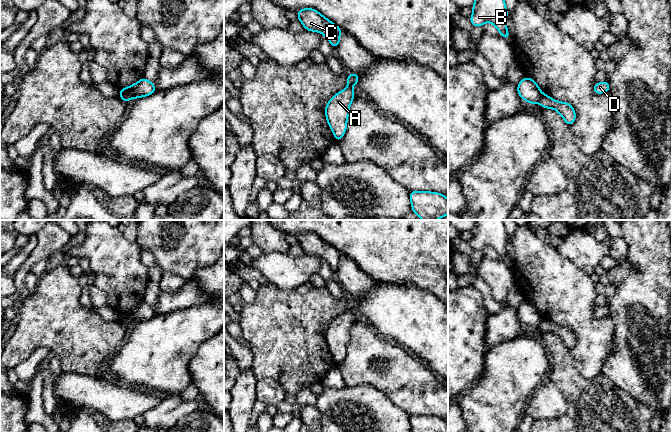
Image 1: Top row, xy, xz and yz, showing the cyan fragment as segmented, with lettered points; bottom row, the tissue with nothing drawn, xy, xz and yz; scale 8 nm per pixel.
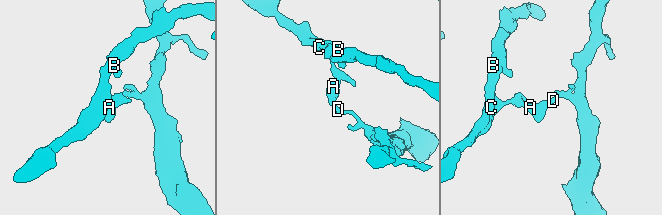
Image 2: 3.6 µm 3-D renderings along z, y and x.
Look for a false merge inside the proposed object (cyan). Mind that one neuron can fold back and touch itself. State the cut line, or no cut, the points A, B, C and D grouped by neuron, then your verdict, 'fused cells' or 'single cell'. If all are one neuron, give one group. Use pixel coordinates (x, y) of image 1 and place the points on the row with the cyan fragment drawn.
cut in yz along (542, 94), (538, 102); A D / B C; fused cells

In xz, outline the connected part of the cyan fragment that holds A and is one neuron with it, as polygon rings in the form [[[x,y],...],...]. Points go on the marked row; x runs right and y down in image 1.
[[[348,87],[335,94],[325,107],[325,116],[336,142],[340,141],[346,132],[349,107],[354,98],[354,91]]]

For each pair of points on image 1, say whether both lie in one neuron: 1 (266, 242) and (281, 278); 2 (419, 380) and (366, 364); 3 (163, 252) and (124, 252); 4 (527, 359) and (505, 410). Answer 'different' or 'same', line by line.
1: different
2: same
3: different
4: same

